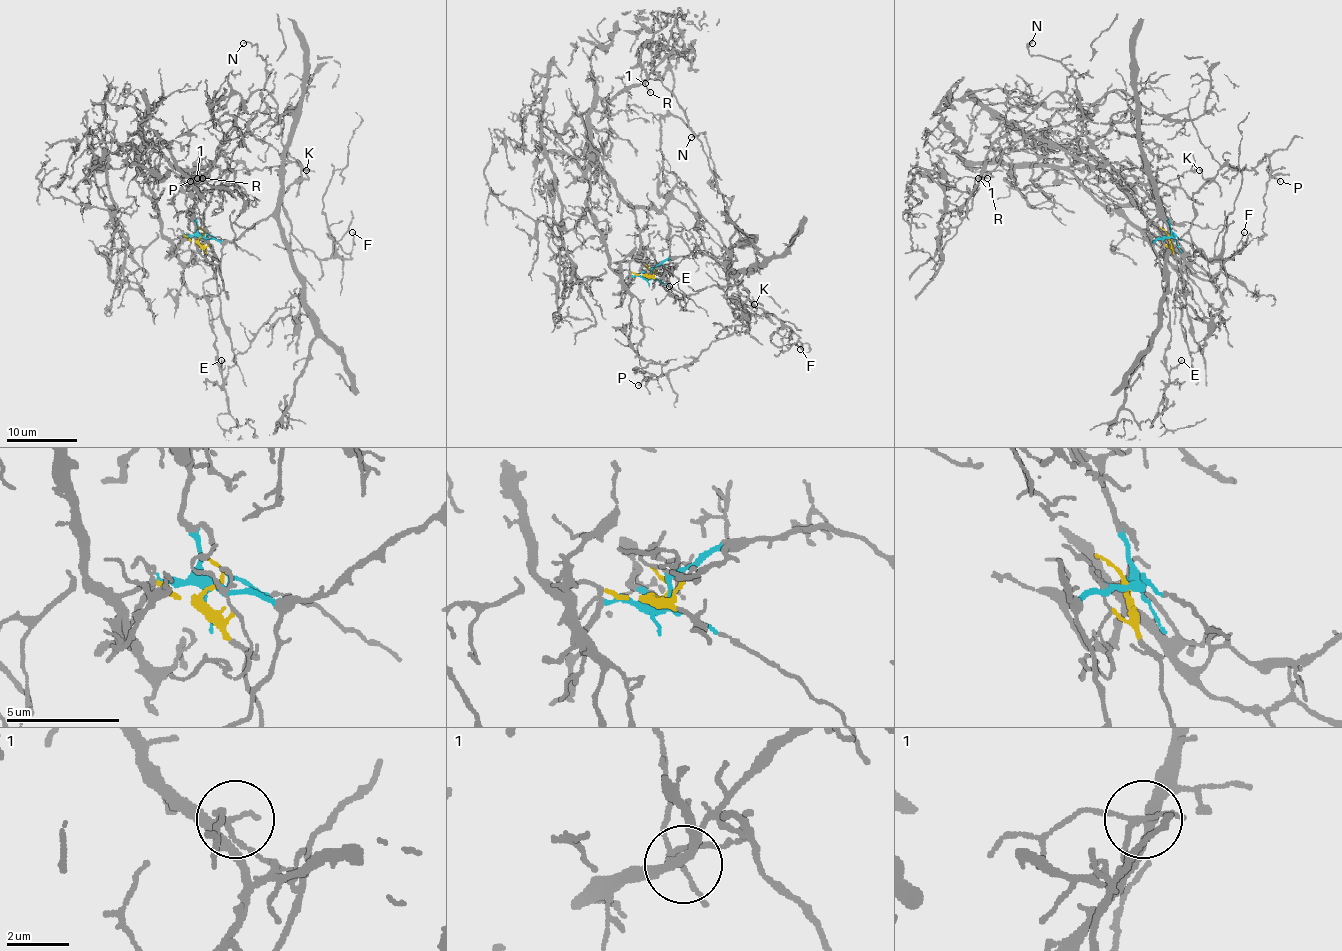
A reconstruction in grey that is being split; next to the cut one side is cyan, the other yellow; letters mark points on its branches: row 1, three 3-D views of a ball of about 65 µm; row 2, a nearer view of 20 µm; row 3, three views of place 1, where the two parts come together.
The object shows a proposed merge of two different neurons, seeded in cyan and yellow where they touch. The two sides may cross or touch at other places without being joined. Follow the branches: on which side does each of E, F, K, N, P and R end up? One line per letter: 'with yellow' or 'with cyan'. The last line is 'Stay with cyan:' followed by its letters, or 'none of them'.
E: with cyan
F: with cyan
K: with cyan
N: with cyan
P: with cyan
R: with cyan
Stay with cyan: E, F, K, N, P, R

